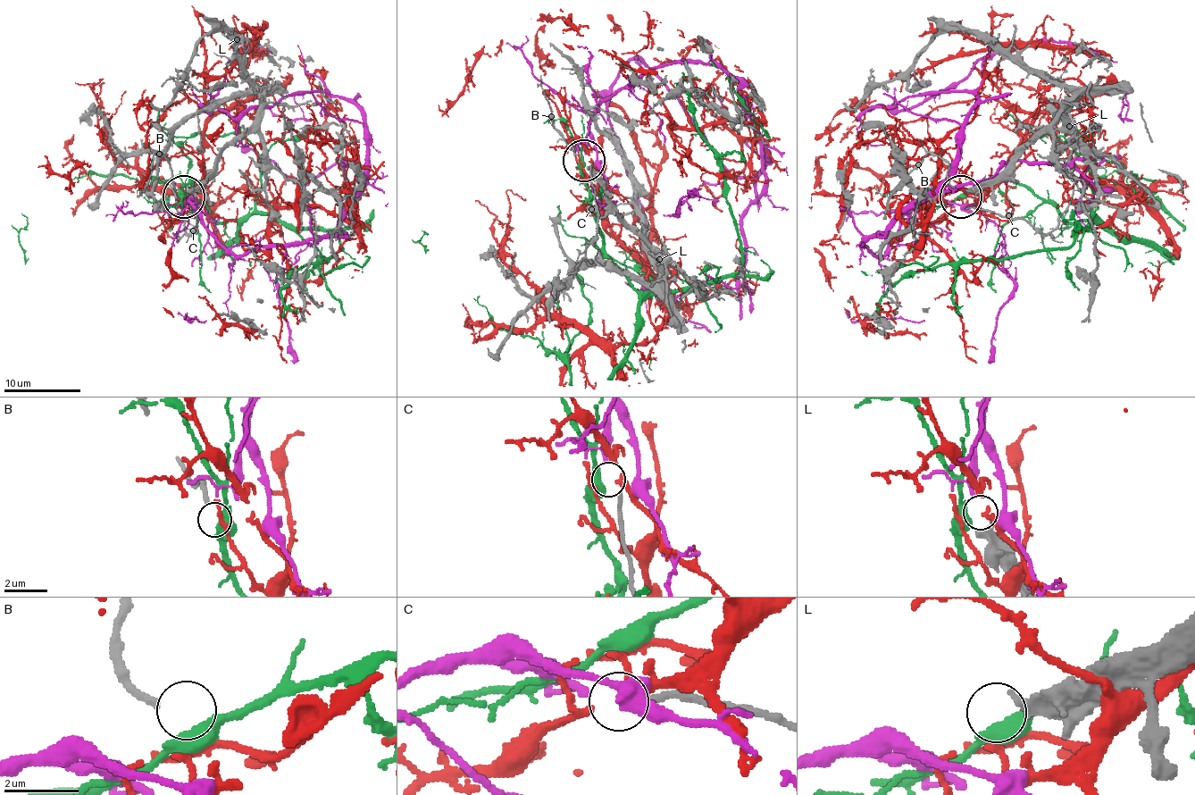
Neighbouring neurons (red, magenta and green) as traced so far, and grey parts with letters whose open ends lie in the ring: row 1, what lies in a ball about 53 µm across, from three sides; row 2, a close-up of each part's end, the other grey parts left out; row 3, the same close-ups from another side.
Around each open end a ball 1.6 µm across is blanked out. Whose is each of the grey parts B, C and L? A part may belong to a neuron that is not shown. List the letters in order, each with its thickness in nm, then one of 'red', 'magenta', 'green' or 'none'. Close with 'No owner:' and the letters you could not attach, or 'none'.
B: 190 nm | green
C: 200 nm | magenta
L: 480 nm | none
No owner: L

